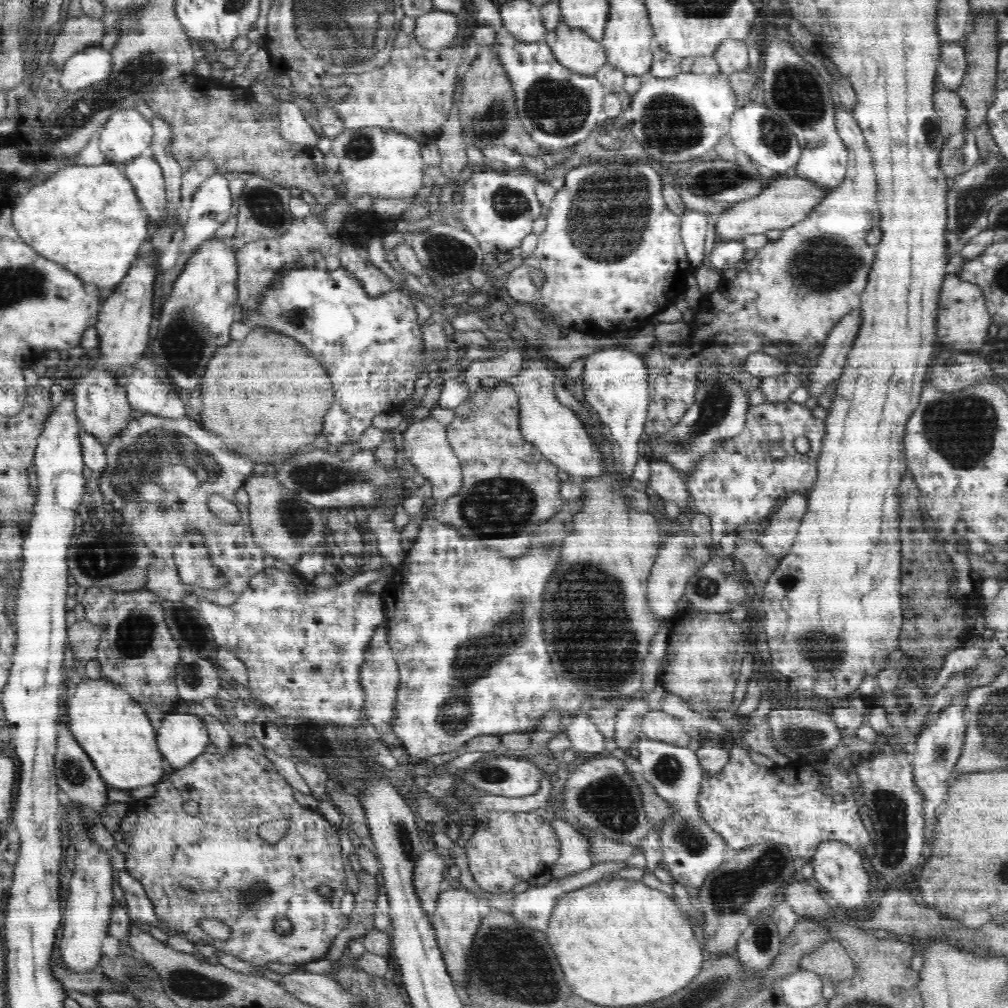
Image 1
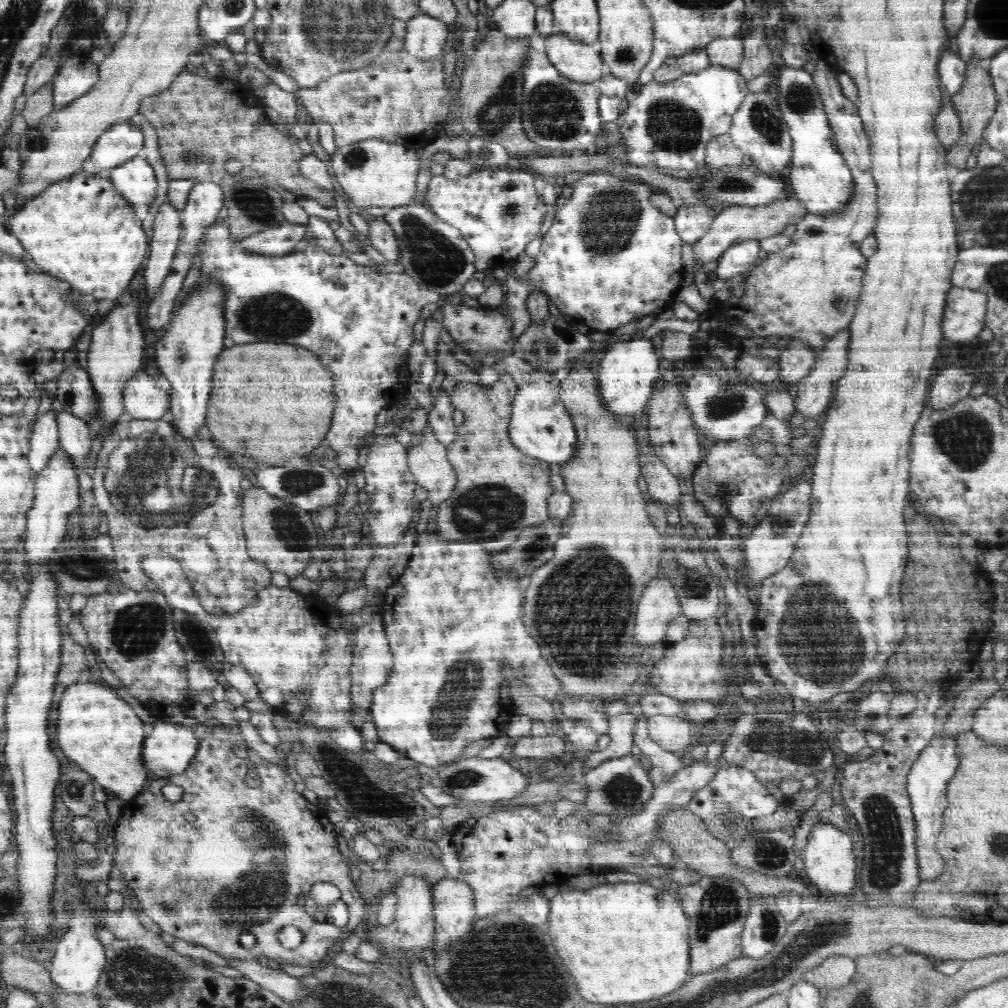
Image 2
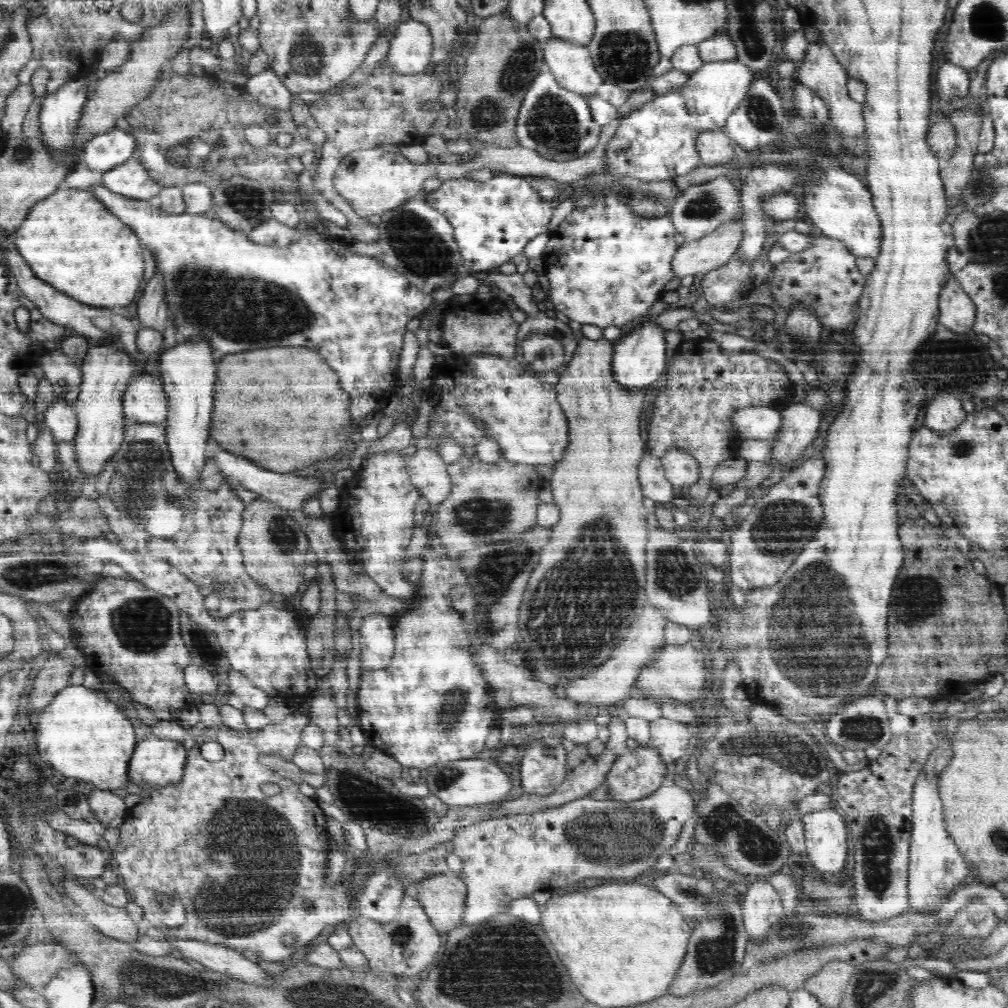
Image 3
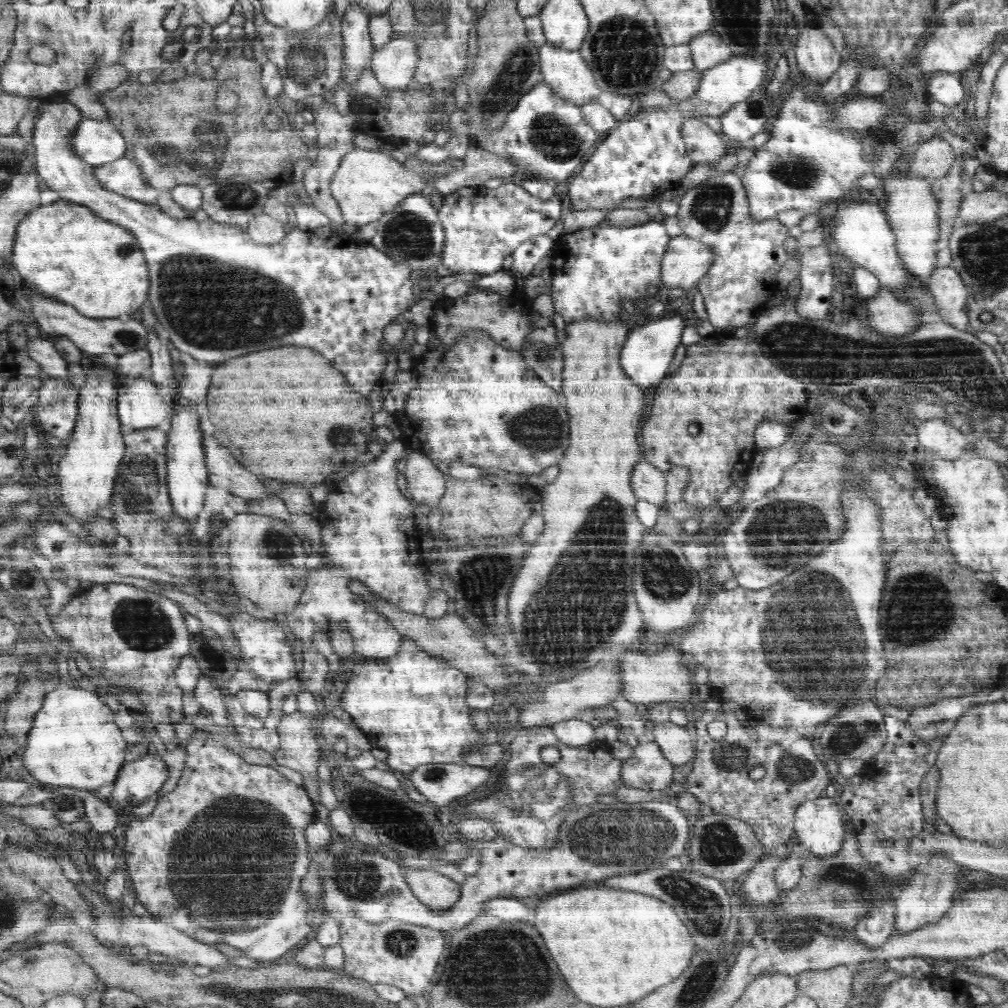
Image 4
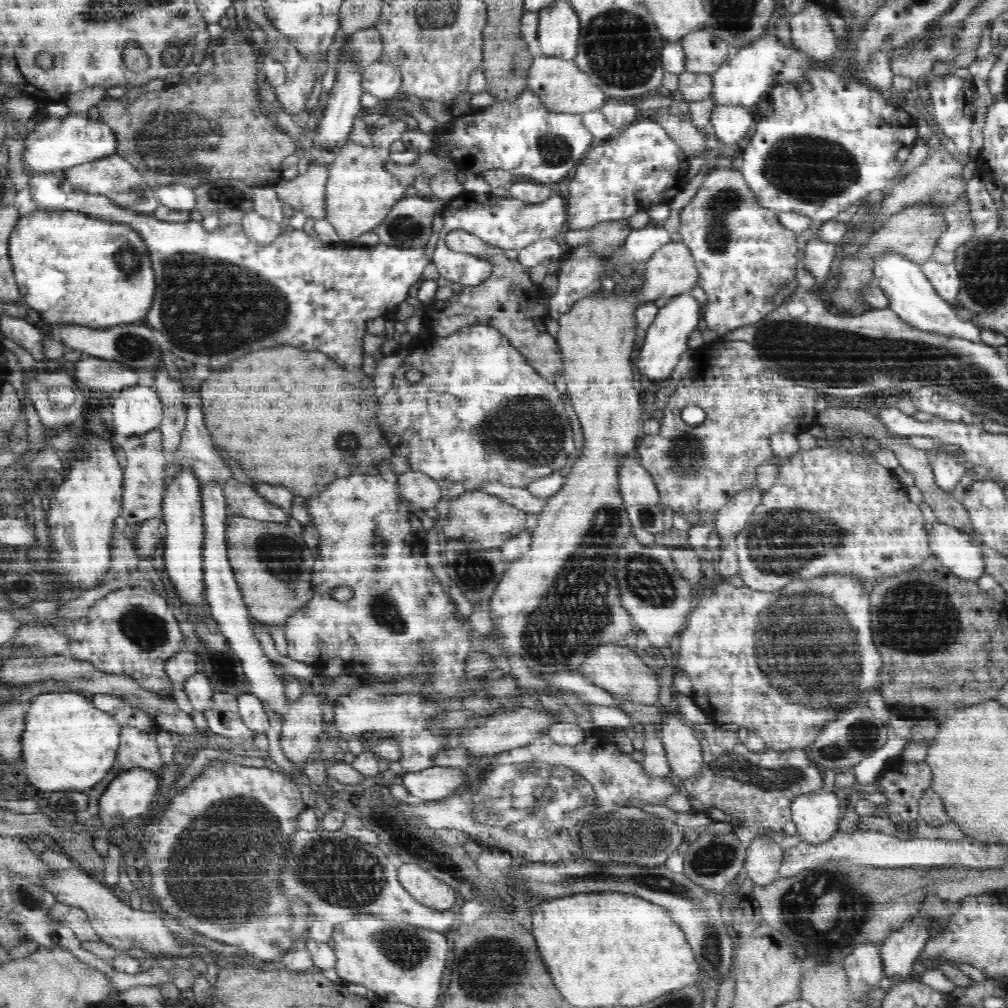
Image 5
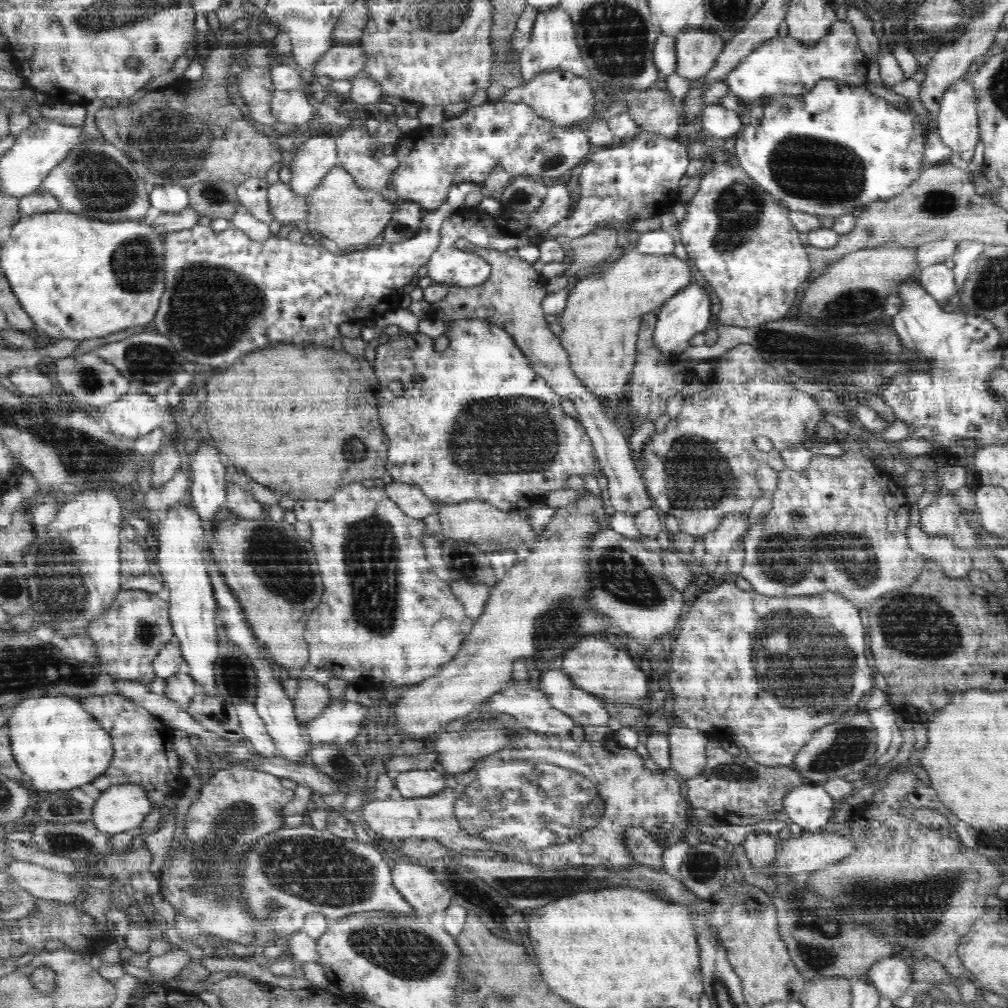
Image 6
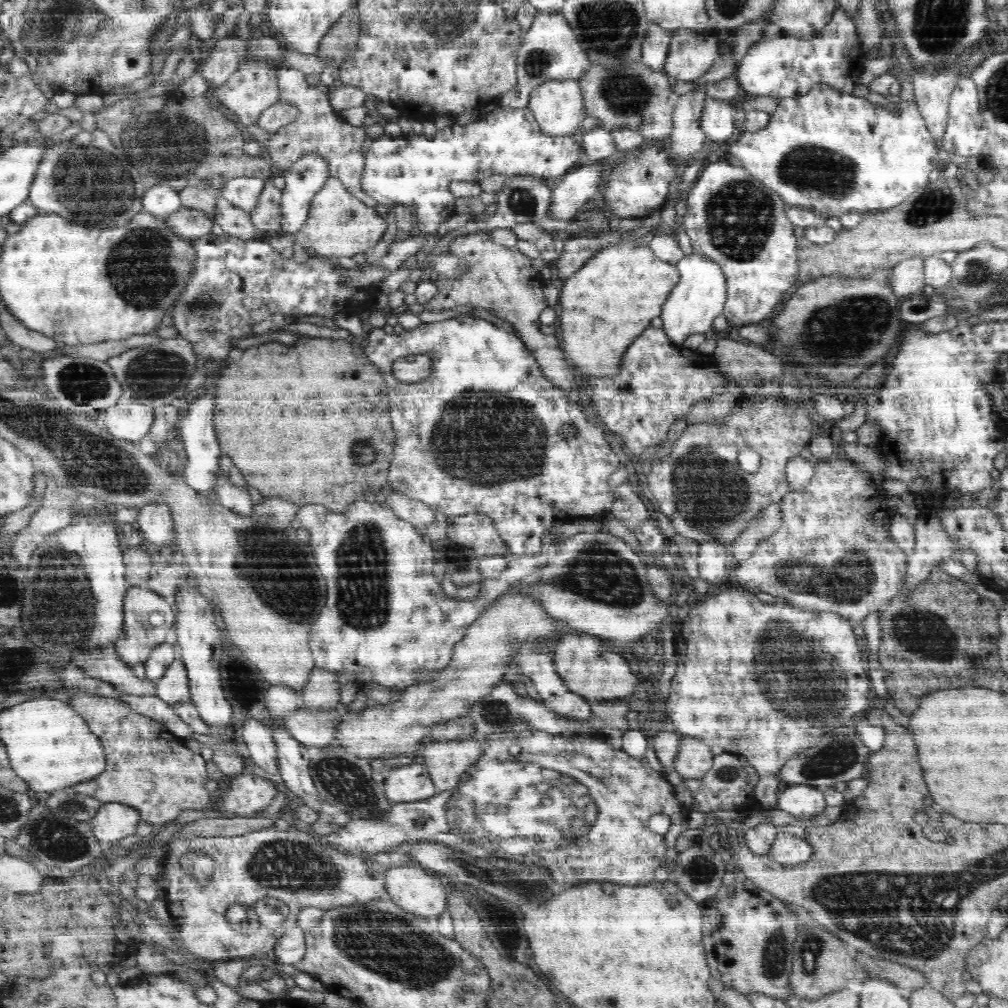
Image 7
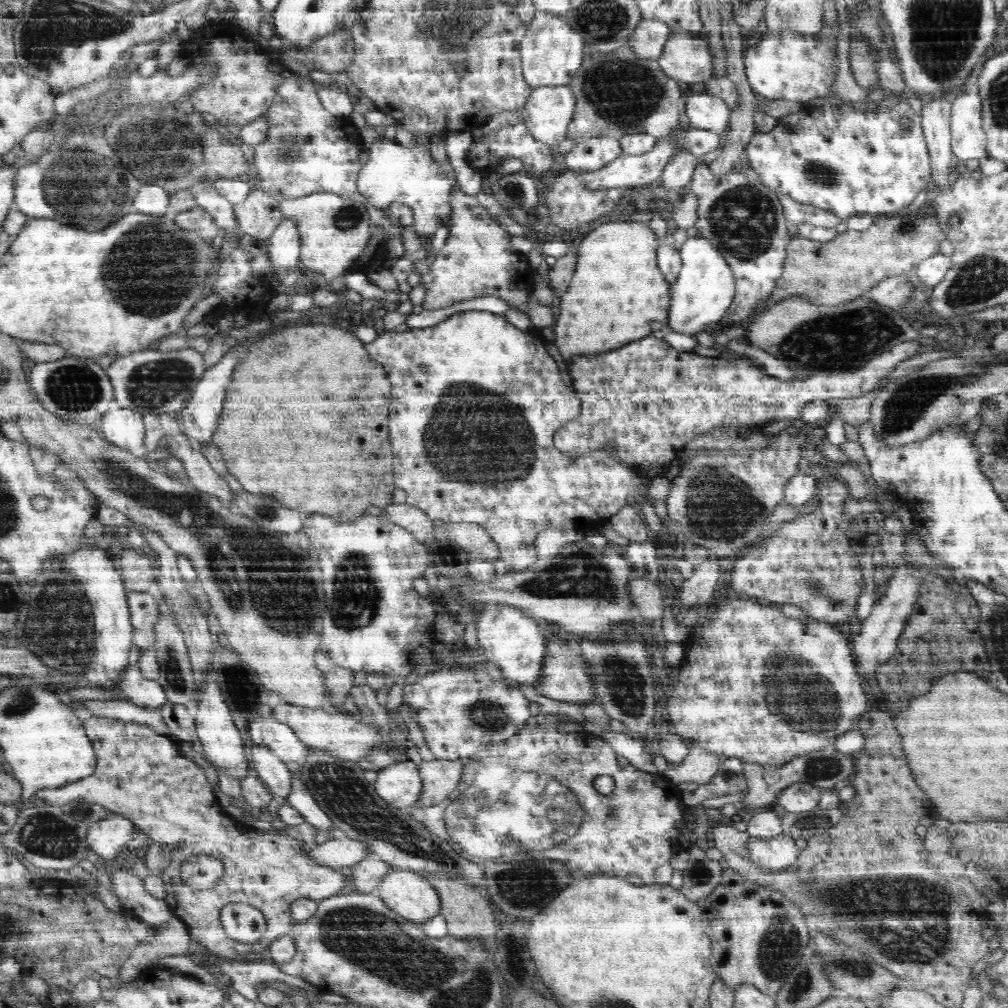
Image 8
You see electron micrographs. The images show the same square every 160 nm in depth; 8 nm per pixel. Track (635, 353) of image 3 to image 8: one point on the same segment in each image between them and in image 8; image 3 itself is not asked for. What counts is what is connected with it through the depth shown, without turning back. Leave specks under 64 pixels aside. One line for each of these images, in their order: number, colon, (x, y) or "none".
4: (646, 355)
5: (667, 338)
6: (689, 312)
7: (699, 296)
8: (704, 290)

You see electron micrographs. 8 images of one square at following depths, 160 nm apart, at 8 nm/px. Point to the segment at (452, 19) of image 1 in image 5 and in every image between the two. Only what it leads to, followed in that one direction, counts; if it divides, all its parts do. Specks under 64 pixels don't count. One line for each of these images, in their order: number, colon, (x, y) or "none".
2: (425, 37)
3: (410, 50)
4: (393, 65)
5: (383, 81)

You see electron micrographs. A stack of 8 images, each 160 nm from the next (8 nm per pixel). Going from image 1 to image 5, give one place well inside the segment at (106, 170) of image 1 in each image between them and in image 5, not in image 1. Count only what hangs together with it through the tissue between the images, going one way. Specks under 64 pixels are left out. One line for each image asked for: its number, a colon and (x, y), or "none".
2: (80, 228)
3: (69, 239)
4: (62, 250)
5: (70, 268)

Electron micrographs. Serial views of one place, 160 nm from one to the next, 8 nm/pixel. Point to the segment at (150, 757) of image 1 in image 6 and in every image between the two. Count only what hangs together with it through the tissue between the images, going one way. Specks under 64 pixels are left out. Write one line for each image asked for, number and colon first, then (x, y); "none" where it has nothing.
2: (99, 733)
3: (81, 734)
4: (74, 742)
5: (67, 744)
6: (55, 742)

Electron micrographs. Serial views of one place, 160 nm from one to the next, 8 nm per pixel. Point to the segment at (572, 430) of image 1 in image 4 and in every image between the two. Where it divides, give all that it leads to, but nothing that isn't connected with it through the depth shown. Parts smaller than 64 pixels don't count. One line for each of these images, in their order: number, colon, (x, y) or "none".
2: (540, 427)
3: (480, 395)
4: (477, 402)

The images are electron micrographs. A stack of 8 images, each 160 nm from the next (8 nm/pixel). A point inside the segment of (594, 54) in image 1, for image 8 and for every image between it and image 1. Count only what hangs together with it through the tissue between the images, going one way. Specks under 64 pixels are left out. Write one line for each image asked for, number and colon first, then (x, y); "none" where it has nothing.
2: (580, 62)
3: (571, 64)
4: (565, 71)
5: (560, 84)
6: (560, 96)
7: (558, 106)
8: (549, 110)

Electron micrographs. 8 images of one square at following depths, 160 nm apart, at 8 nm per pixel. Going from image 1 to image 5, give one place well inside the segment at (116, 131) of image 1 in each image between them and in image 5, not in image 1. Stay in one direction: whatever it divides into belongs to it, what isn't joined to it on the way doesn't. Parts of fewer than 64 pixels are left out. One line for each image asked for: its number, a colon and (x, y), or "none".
2: (122, 142)
3: (102, 152)
4: (96, 142)
5: (53, 145)

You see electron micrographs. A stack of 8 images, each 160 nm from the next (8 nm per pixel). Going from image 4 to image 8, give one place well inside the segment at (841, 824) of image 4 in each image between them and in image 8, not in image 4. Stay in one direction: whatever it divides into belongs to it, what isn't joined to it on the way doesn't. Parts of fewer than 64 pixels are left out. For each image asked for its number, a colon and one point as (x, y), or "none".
5: (816, 815)
6: (809, 805)
7: (802, 801)
8: (799, 797)

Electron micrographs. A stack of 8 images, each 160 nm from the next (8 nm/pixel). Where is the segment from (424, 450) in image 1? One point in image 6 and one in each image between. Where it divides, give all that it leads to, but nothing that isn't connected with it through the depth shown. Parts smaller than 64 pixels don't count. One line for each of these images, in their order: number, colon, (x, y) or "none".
2: (428, 462)
3: (427, 470)
4: (425, 482)
5: (420, 491)
6: (413, 502)

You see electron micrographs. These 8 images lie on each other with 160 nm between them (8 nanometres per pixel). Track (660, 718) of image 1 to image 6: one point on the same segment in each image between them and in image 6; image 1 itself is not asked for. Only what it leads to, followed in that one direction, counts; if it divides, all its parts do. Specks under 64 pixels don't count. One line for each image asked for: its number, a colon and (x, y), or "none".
2: (672, 733)
3: (670, 738)
4: (674, 740)
5: (684, 754)
6: (688, 757)

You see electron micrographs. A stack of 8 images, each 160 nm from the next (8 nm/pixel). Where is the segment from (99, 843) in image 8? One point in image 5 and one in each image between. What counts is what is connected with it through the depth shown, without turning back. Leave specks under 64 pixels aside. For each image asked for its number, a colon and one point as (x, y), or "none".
5: (130, 795)
6: (119, 808)
7: (113, 821)

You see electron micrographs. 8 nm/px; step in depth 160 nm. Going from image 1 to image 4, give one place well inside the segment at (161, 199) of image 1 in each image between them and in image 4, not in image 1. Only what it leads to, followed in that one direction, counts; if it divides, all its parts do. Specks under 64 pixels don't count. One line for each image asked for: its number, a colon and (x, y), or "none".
2: (135, 180)
3: (130, 179)
4: (123, 176)

